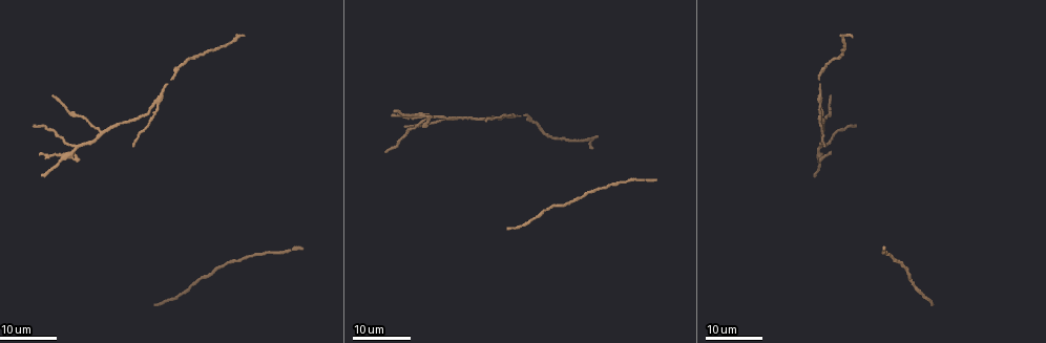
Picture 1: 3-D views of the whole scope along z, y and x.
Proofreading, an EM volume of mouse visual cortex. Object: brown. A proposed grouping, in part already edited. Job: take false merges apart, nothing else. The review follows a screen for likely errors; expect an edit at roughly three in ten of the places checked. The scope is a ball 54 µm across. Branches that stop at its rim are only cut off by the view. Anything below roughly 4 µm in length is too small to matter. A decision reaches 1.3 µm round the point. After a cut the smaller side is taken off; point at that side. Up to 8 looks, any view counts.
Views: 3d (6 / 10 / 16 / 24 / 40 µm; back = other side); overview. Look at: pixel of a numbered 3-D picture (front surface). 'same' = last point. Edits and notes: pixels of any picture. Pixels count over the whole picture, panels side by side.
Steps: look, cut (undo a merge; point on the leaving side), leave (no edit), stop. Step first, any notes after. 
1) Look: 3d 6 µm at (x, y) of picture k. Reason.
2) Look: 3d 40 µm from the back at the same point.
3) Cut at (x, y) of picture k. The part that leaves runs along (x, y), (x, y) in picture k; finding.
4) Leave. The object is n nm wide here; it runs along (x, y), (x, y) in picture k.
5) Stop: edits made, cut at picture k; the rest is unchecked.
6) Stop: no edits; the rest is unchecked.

Look: 3d 24 µm at (453, 117) of picture 1. Three-way junction.

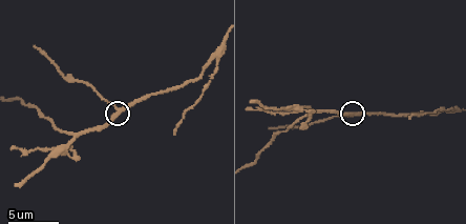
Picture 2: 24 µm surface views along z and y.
Look: 3d 6 µm at (352, 115) of picture 2.

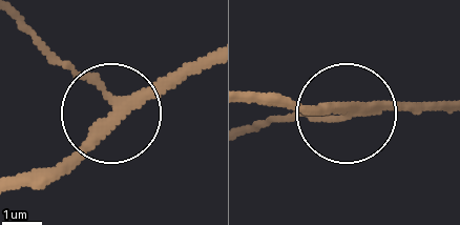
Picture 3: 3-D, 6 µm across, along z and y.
Leave. The side arm is 11 µm long; it runs along (211, 52), (114, 108), (24, 28) in picture 3; one neuron here.

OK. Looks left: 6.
Look: 3d 10 µm at (213, 56) of picture 2. Three-way junction.

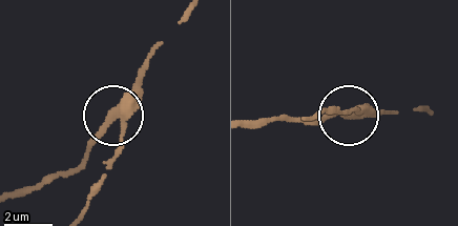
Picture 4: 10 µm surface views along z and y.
Look: 3d 6 µm at (111, 112) of picture 4.

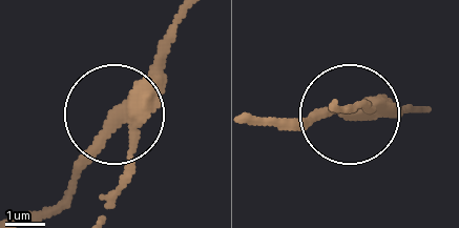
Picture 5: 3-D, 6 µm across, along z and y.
Cut at (124, 167) of picture 5. The object is 310 nm wide here; a second neuron is stuck on.

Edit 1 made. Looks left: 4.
Look: 3d 6 µm at (83, 81) of picture 2. Calibre changes.

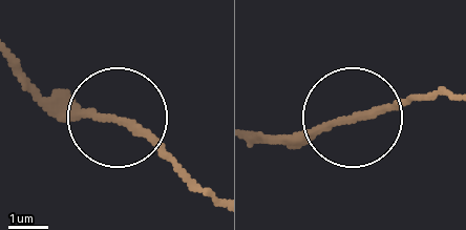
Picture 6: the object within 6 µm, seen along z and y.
Leave. It runs along (211, 200), (131, 129), (35, 102) in picture 6; one neuron here.

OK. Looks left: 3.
Stop: edits made, cut at picture 5; the rest is unchecked.

